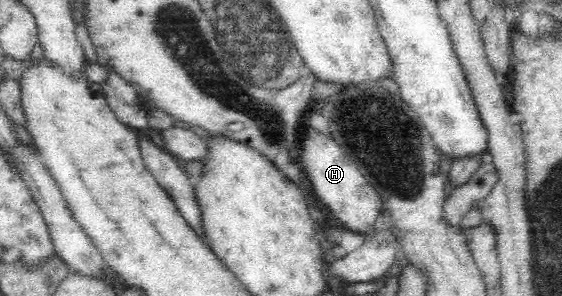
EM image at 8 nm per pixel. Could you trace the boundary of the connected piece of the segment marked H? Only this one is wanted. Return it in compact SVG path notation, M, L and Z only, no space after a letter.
M310 122L303 127L303 137L300 139L299 163L313 187L313 193L317 195L317 201L328 206L333 222L340 223L344 229L365 235L383 211L383 202L377 190L363 177L359 168L345 155L341 144L331 134L317 129Z

